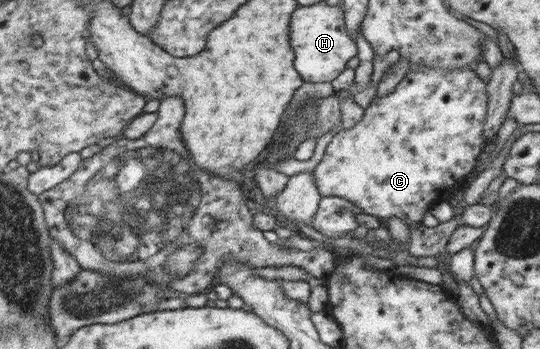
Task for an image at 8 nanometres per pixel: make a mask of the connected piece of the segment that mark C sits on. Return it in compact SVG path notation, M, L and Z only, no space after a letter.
M416 63L414 70L407 72L393 91L381 97L375 95L353 128L341 129L331 138L321 160L312 169L319 196L344 198L361 209L362 214L385 222L395 217L407 228L421 225L421 216L443 194L439 186L449 186L449 192L453 193L476 165L481 152L481 130L475 128L481 128L486 104L485 83L475 76L475 71L428 68Z

